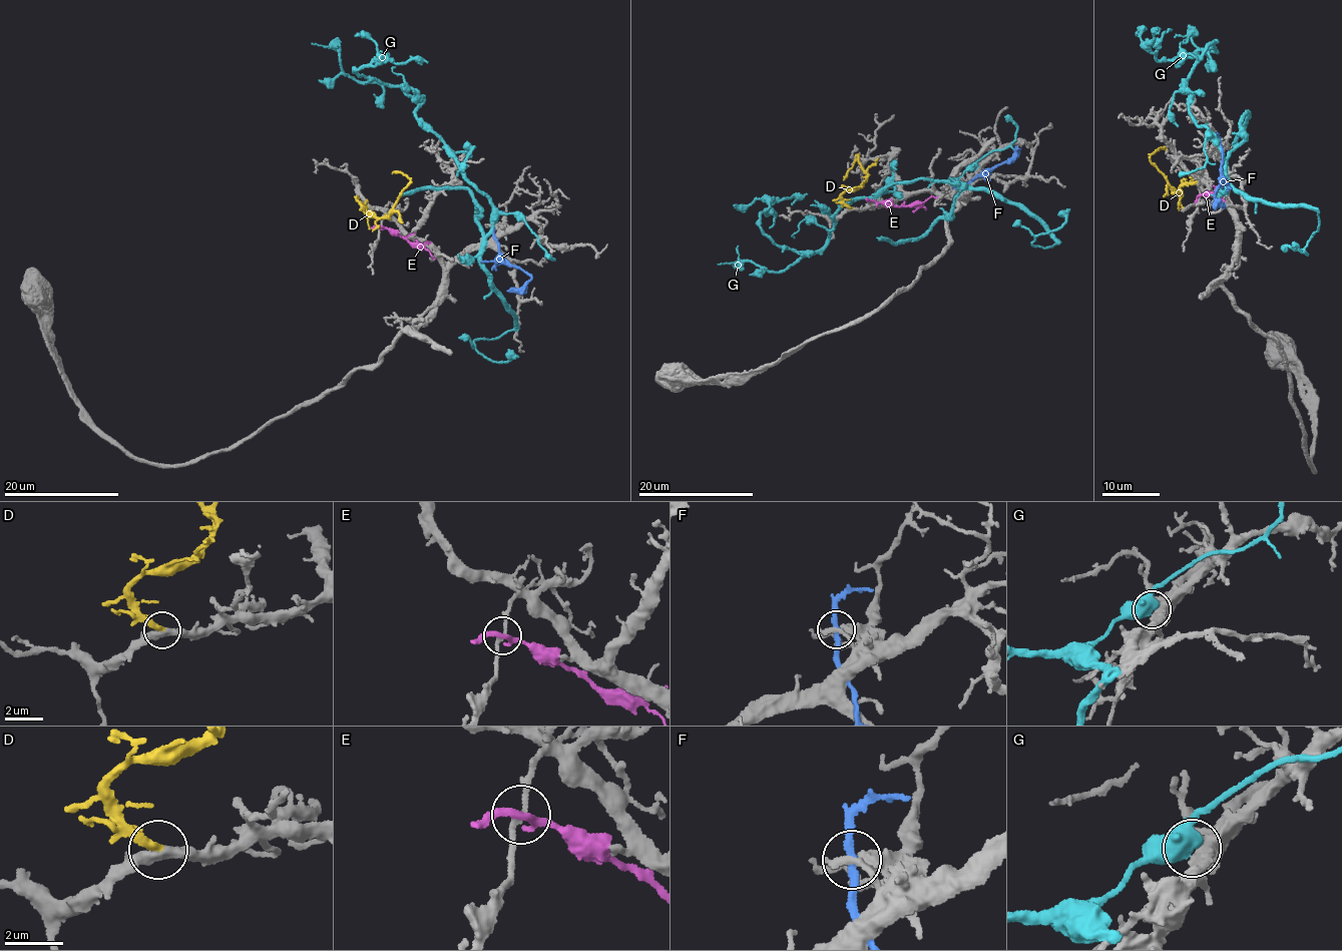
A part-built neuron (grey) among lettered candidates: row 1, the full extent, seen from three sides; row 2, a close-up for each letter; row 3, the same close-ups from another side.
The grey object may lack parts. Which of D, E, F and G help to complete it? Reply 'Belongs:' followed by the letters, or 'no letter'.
Belongs: D

